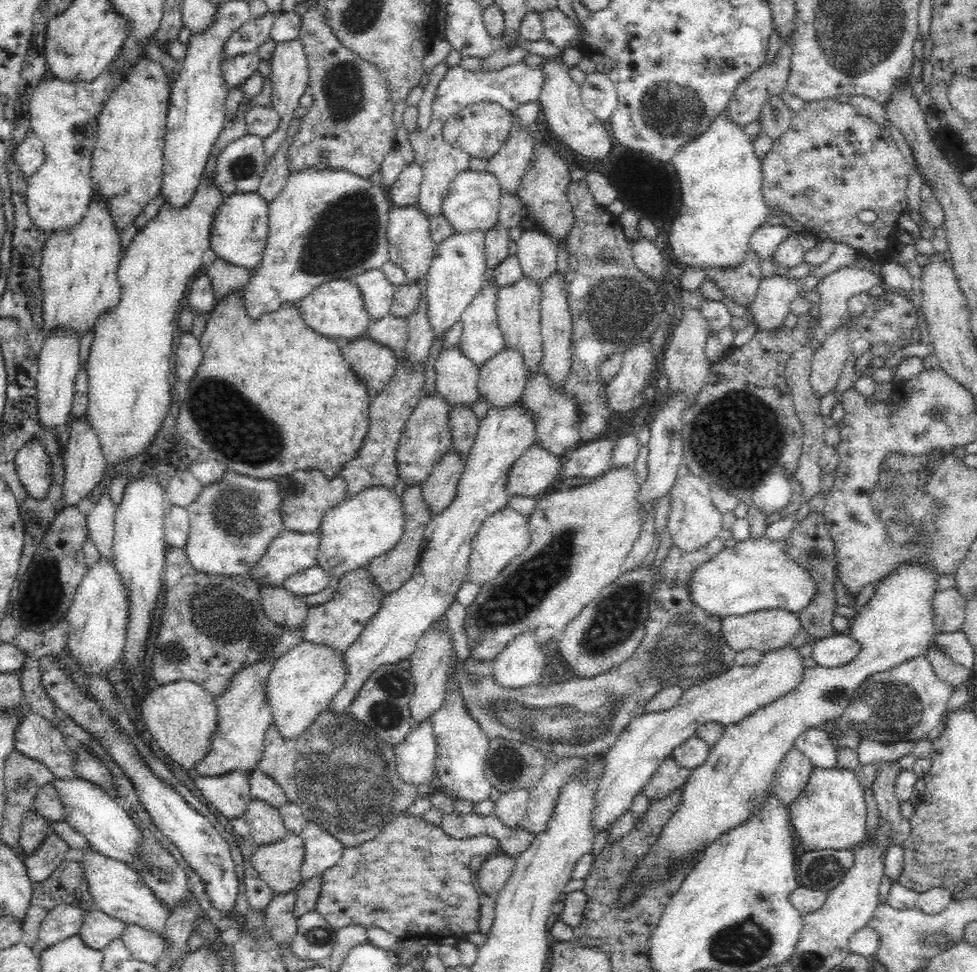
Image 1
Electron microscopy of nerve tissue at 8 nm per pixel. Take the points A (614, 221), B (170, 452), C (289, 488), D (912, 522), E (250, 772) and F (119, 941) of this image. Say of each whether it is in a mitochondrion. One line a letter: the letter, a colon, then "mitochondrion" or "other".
A: other
B: other
C: mitochondrion
D: mitochondrion
E: other
F: other

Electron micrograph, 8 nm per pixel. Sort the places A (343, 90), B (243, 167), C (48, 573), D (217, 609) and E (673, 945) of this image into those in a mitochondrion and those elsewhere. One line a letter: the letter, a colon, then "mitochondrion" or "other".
A: mitochondrion
B: mitochondrion
C: mitochondrion
D: mitochondrion
E: other

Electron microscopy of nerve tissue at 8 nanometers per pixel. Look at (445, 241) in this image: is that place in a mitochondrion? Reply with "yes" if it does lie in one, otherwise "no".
no

